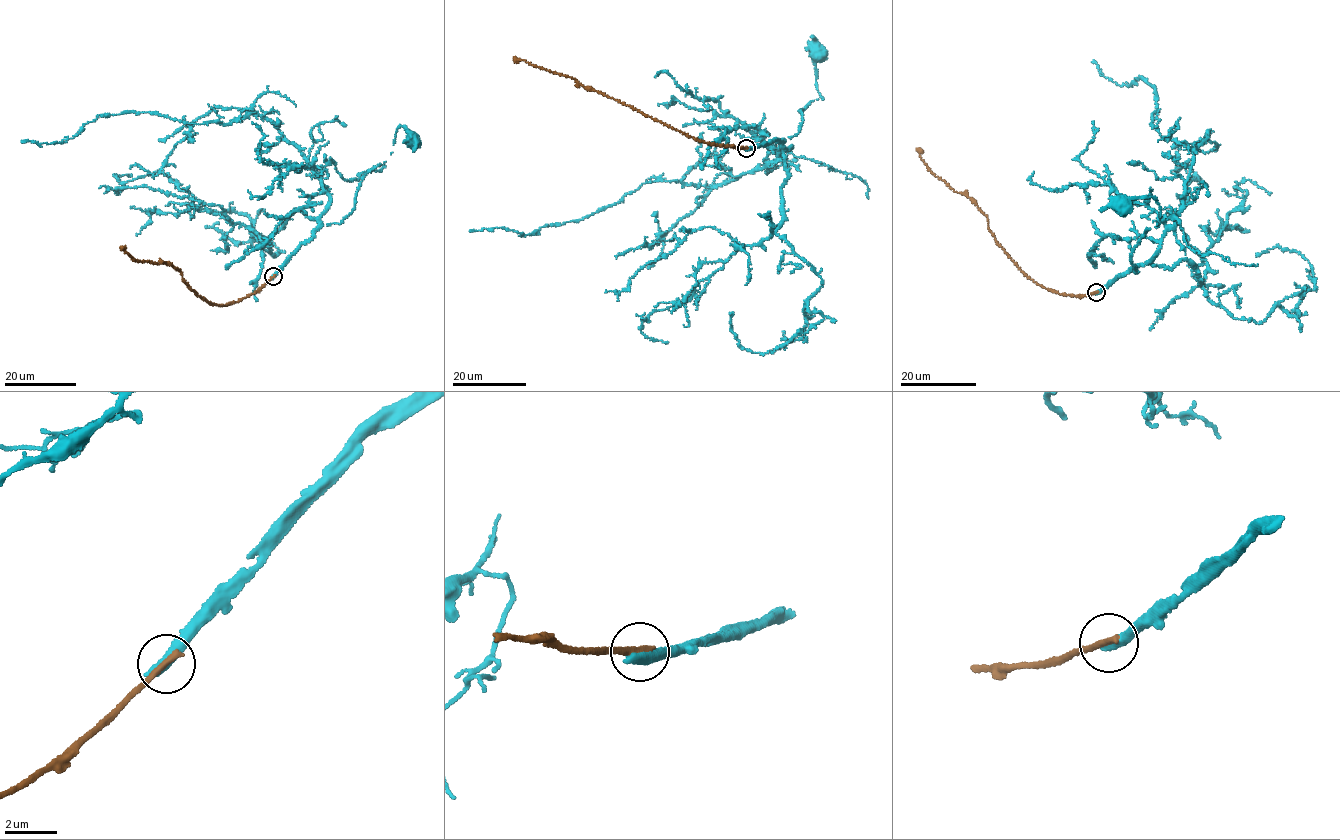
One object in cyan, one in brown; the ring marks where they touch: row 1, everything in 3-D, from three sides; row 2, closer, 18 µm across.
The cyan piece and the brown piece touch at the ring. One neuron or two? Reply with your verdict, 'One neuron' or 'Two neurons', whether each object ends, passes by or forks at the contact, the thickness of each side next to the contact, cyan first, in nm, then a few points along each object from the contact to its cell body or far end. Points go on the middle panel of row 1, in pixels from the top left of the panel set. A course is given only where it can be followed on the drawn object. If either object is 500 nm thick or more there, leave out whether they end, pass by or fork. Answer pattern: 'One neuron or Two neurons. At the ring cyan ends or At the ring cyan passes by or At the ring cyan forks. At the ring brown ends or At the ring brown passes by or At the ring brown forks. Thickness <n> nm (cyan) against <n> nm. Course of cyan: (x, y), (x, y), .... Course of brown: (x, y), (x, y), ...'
Two neurons. Thickness 500 nm (cyan) against 320 nm. Course of cyan: (746, 148), (798, 132), (799, 110), (823, 99), (816, 90), (820, 53). Course of brown: (746, 148), (709, 144), (695, 139), (616, 99), (582, 86), (569, 76), (514, 57)

